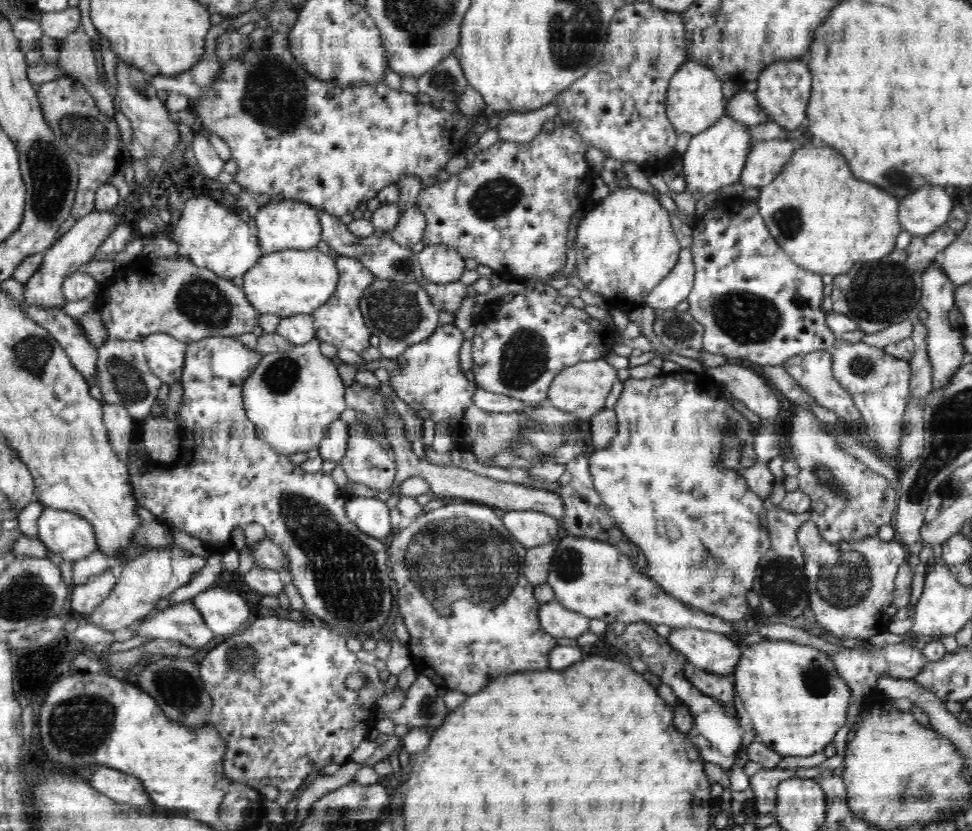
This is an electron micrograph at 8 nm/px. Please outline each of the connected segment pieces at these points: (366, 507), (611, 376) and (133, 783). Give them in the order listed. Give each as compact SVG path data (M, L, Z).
M384 496L348 497L345 507L345 515L366 534L381 539L392 534L390 523L390 510Z
M604 359L590 360L567 367L562 370L548 390L547 400L554 408L558 408L580 419L590 419L605 407L606 399L614 386L617 377L616 369Z
M100 766L92 776L92 786L118 804L138 807L142 812L152 812L152 802L140 780L114 768Z

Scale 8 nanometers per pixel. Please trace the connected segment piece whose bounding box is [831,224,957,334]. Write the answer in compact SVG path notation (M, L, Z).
M944 224L926 236L913 235L908 247L892 250L876 262L854 264L847 273L834 275L831 293L833 311L851 318L864 334L878 333L911 318L920 305L923 270L934 263L936 254L949 247L956 237L955 230Z

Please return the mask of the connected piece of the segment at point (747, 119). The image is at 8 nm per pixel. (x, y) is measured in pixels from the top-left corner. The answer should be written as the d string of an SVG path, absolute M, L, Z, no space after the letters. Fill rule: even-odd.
M746 90L738 91L727 100L724 114L748 127L768 122L767 114L758 106L755 93Z

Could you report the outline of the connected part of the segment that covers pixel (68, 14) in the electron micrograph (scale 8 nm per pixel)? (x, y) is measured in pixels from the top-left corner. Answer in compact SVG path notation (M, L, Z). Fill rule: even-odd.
M68 6L61 11L41 13L40 27L42 27L43 34L57 40L57 48L60 51L61 46L59 43L68 34L72 34L80 26L81 22L80 9Z

